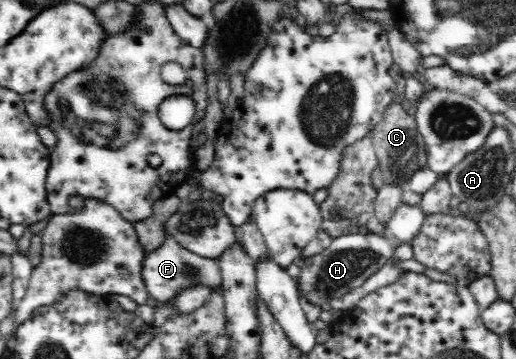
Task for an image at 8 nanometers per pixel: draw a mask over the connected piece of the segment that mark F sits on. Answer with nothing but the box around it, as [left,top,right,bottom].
[141,233,222,303]

